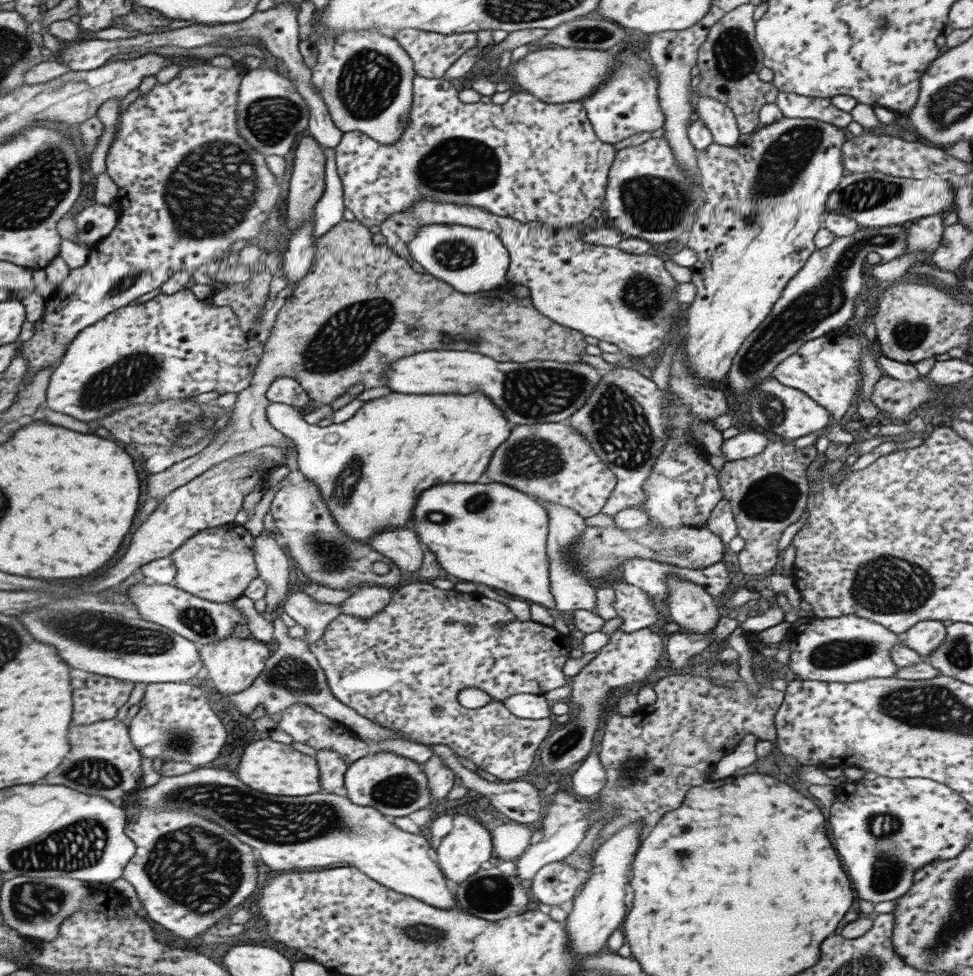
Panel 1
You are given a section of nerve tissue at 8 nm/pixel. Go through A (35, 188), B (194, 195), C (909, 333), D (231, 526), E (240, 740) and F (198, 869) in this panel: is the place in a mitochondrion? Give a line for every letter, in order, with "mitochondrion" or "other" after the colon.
A: mitochondrion
B: mitochondrion
C: mitochondrion
D: other
E: other
F: mitochondrion

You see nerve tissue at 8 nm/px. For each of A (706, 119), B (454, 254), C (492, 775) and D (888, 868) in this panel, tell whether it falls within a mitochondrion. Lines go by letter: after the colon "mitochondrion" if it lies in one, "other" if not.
A: other
B: mitochondrion
C: other
D: mitochondrion

